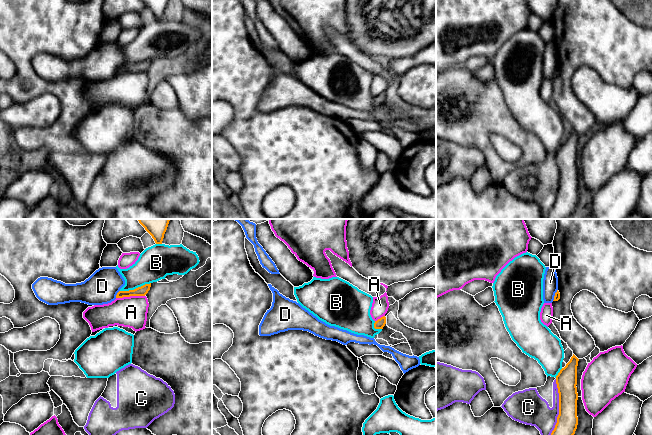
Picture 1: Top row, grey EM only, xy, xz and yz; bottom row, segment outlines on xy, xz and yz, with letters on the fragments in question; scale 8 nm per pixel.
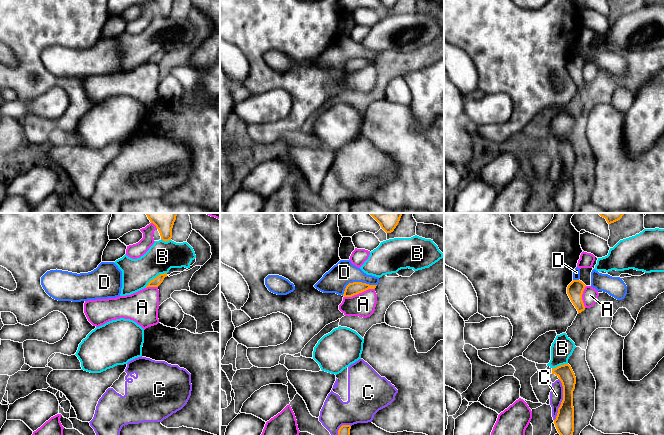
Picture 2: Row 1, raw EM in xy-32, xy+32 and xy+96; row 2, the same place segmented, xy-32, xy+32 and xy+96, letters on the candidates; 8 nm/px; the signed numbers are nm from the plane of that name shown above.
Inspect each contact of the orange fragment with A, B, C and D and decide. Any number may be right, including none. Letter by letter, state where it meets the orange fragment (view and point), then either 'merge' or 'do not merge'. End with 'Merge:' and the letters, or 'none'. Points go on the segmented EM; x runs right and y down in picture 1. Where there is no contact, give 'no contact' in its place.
A: xy (130, 295) | do not merge
B: xy (136, 288) | do not merge
C: yz (559, 407) | do not merge
D: xy (117, 294) | do not merge
Merge: none

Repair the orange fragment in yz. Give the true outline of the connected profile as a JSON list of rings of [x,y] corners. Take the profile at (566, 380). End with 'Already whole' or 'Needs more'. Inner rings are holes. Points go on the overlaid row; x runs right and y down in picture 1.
[[[573,354],[570,361],[556,376],[559,393],[559,415],[551,435],[574,435],[577,417],[577,366],[579,359]]]. Already whole

